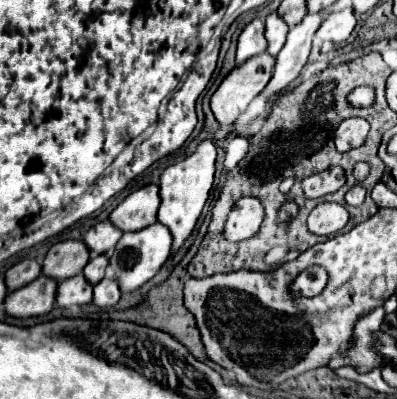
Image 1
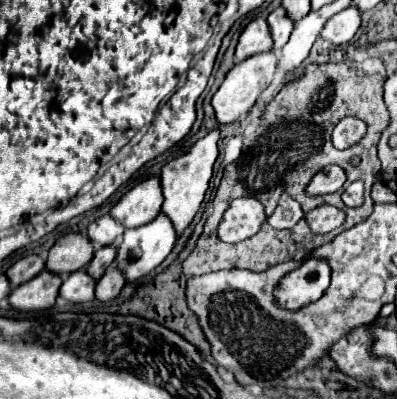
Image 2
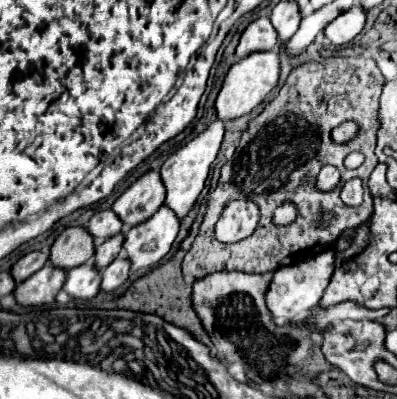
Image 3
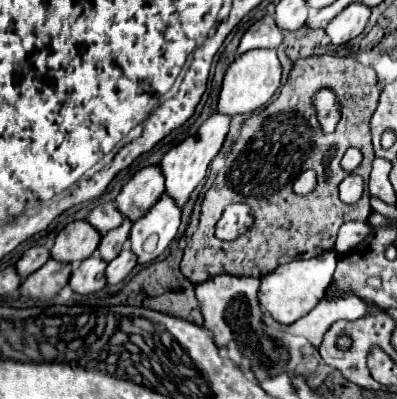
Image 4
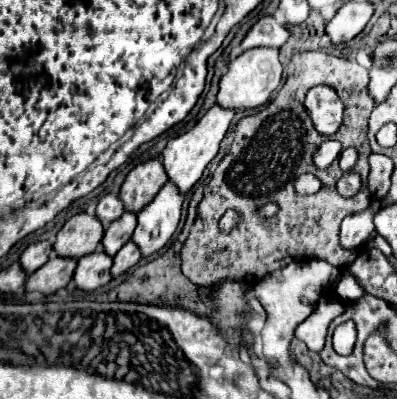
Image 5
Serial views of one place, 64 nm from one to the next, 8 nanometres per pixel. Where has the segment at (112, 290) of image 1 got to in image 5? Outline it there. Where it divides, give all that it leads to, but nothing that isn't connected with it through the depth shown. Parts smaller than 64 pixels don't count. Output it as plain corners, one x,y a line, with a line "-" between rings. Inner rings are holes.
132,240
128,244
124,244
118,254
114,256
114,264
112,264
112,276
118,276
122,272
126,272
128,268
136,266
136,262
140,260
140,248
136,248
136,244
132,244

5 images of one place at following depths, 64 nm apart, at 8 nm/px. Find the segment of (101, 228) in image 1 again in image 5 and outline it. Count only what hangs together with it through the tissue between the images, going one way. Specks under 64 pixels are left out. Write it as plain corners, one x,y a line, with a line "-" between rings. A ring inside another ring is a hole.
112,192
106,194
106,196
102,196
100,202
98,202
98,208
96,208
96,216
100,216
104,228
106,228
112,220
116,220
122,212
124,212
122,200
120,200
118,194
112,194

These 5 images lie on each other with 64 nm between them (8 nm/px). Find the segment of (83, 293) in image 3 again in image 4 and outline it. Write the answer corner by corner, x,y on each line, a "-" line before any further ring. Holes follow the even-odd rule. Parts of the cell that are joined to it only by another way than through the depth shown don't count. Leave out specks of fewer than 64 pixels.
92,254
90,258
82,260
76,270
72,270
68,284
72,286
74,292
78,292
82,296
94,294
106,286
106,280
104,280
104,268
106,266
108,264
98,254

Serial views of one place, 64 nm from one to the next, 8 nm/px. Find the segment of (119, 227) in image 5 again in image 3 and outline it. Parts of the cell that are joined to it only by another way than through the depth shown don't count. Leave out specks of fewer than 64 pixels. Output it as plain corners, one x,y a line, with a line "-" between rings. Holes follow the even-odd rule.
120,232
118,236
112,236
112,238
108,238
108,240
104,240
104,244
100,244
98,248
96,248
96,268
98,270
102,270
102,268
106,268
114,258
118,258
120,256
120,252
122,252
122,244
124,244
124,232

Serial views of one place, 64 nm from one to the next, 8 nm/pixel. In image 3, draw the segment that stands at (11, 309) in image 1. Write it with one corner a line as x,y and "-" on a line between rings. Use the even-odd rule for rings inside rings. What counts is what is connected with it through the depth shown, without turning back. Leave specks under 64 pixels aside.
46,264
40,272
32,274
28,280
20,282
14,290
18,304
22,306
40,306
40,304
52,304
56,300
56,294
64,286
66,270
56,268
54,264

